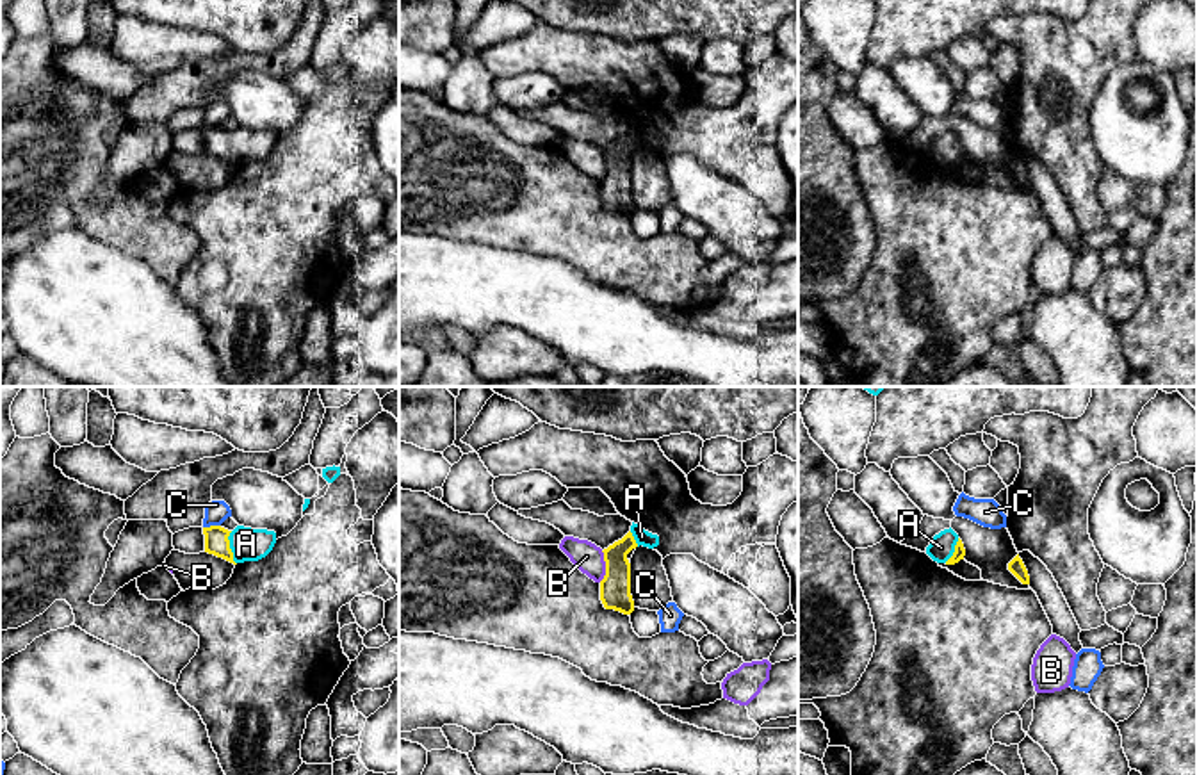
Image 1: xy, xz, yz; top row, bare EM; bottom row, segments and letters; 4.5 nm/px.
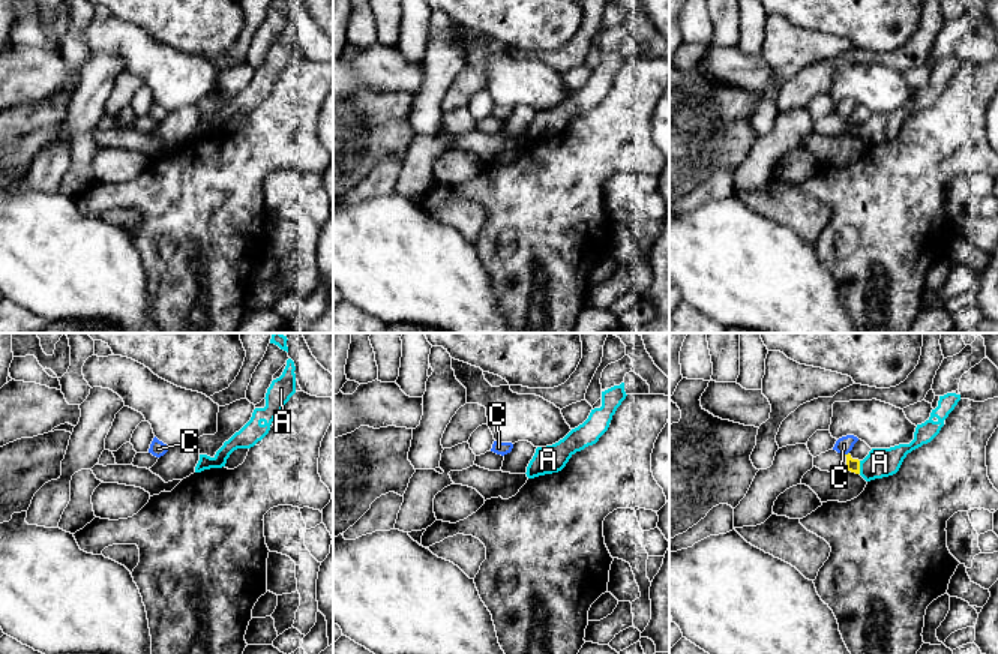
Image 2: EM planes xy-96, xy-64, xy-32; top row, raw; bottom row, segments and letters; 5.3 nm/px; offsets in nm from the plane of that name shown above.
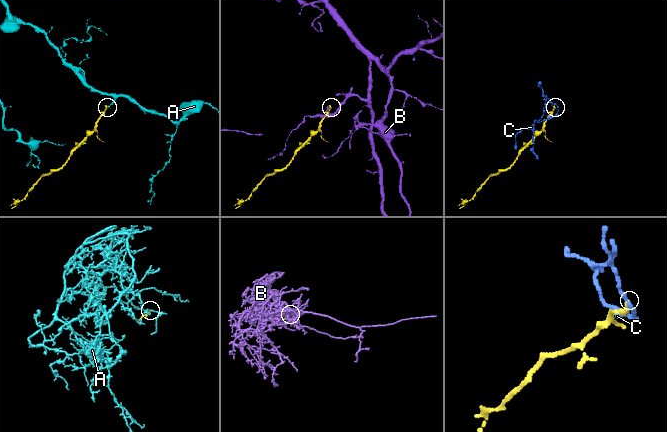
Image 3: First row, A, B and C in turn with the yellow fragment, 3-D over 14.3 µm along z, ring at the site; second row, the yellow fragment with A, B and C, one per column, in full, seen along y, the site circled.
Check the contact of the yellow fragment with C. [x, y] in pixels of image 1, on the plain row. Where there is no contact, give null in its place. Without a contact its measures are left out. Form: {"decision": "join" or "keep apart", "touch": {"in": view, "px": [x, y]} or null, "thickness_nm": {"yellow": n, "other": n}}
{"decision": "keep apart", "touch": {"in": "xy", "px": [211, 127]}, "thickness_nm": {"yellow": 110, "other": 110}}

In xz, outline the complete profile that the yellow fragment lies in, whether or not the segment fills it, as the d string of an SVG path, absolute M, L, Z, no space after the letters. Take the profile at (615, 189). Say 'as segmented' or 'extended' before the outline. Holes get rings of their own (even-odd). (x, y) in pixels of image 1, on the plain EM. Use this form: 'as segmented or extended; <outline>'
extended; M632 123L631 132L622 141L602 151L606 176L600 182L600 201L606 210L615 210L623 216L634 212L631 196L631 164L627 155L639 146L654 150L659 146L659 137Z

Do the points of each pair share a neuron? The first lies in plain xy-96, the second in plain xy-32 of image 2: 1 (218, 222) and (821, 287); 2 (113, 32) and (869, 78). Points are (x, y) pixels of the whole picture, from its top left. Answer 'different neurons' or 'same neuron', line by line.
1: different neurons
2: same neuron

